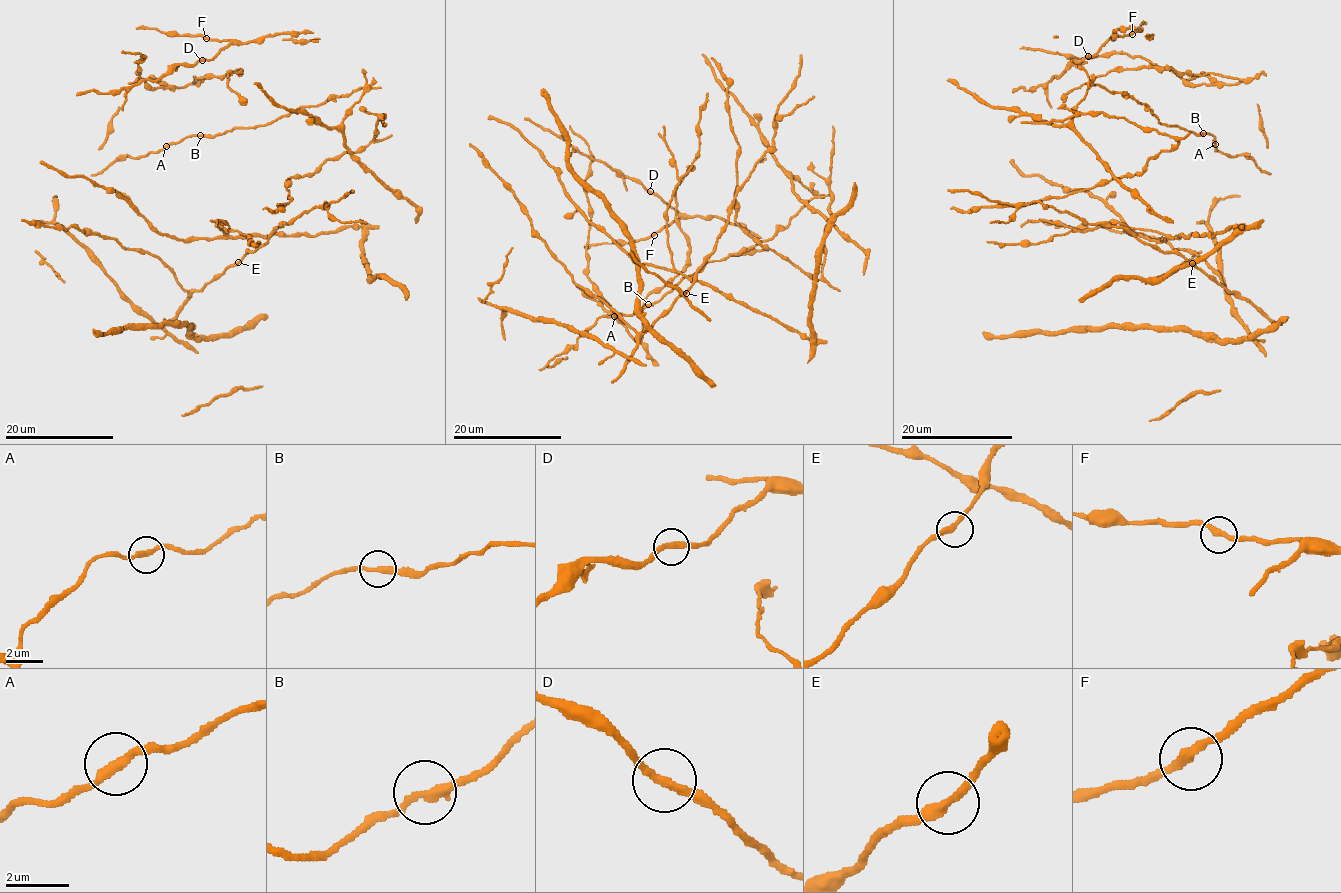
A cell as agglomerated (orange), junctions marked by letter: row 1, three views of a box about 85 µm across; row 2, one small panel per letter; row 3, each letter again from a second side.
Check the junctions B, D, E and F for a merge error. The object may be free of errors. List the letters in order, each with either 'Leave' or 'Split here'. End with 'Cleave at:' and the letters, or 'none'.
B: Split here
D: Leave
E: Leave
F: Leave
Cleave at: B

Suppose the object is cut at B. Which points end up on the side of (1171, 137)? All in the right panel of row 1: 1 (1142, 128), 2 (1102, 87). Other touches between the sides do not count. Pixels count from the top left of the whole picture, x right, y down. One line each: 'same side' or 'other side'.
1: same side
2: other side

